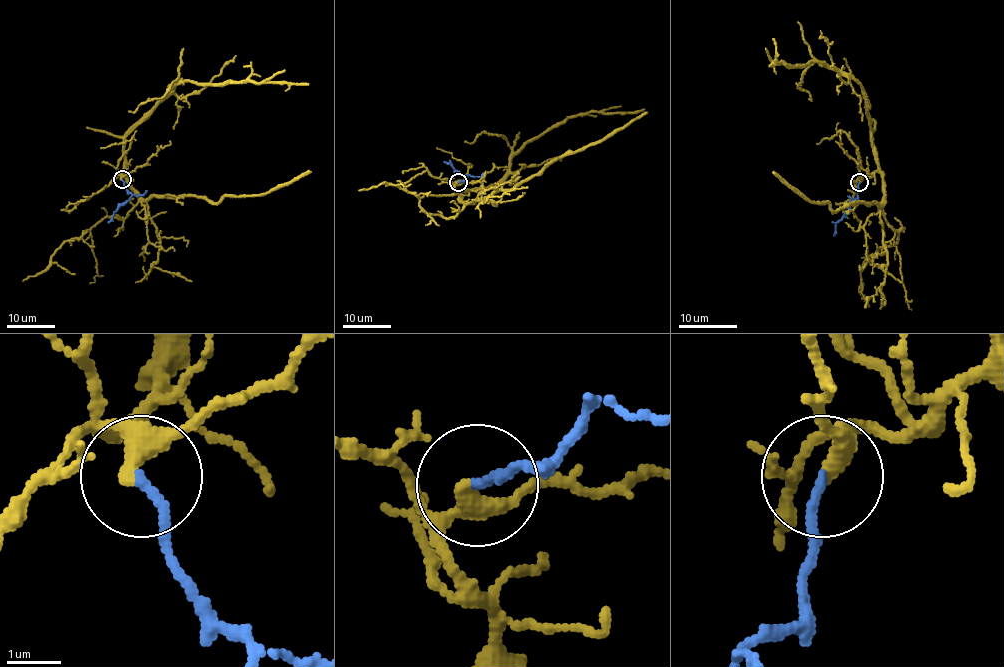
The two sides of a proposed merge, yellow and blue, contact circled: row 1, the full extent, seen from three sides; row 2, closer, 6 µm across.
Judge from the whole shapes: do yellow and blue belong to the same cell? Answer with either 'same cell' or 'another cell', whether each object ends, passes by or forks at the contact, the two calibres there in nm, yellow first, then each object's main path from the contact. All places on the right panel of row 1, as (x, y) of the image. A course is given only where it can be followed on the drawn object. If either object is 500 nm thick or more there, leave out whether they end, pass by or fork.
same cell | yellow passes by | blue ends | 280/170 nm | yellow via (859, 182), (878, 168), (867, 96), (863, 89), (853, 78), (828, 65), (777, 62), (769, 67) | blue via (859, 182), (857, 197), (835, 225), (834, 235)

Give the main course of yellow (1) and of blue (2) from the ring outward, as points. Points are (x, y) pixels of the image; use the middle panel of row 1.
1: (457, 182), (460, 197), (460, 193), (489, 189), (527, 142), (569, 117), (644, 109)
2: (458, 182), (468, 175), (460, 175), (444, 162)

